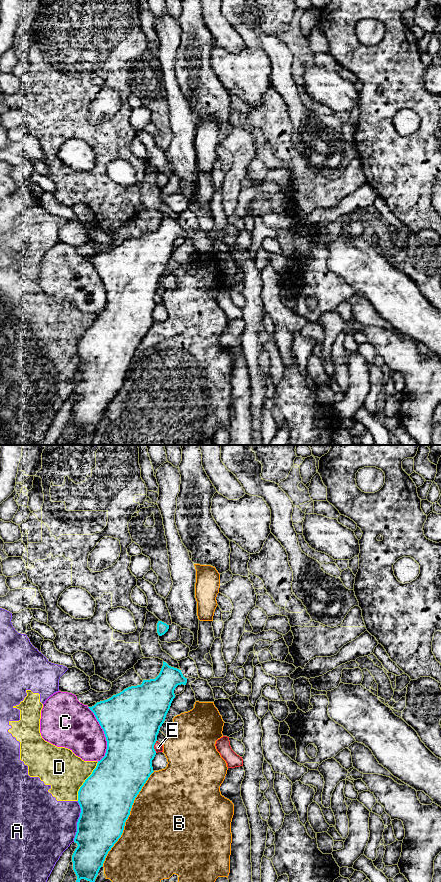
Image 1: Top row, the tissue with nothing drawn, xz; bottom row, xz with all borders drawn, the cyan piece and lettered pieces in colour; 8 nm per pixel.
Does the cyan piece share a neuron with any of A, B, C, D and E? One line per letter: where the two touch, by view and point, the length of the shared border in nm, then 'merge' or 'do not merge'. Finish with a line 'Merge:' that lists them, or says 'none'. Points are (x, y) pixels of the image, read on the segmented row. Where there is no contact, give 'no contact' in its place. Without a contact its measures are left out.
A: meets cyan in xz at (78, 821); contact 340 nm long; do not merge
B: meets cyan in xz at (127, 818); contact 850 nm long; do not merge
C: meets cyan in xz at (104, 733); contact 460 nm long; do not merge
D: meets cyan in xz at (85, 781); contact 360 nm long; do not merge
E: meets cyan in xz at (153, 746); contact 100 nm long; do not merge
Merge: none

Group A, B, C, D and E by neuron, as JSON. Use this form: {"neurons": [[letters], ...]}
{"neurons": [["A", "D"], ["B"], ["C"], ["E"]]}

